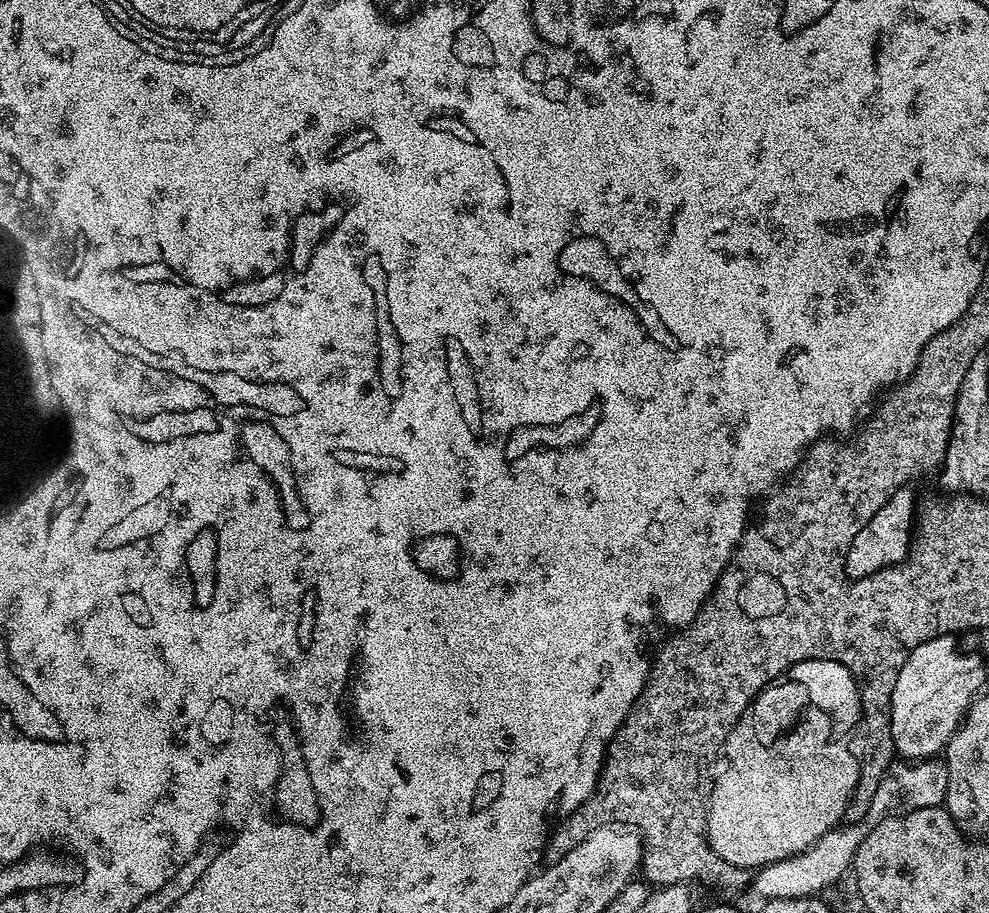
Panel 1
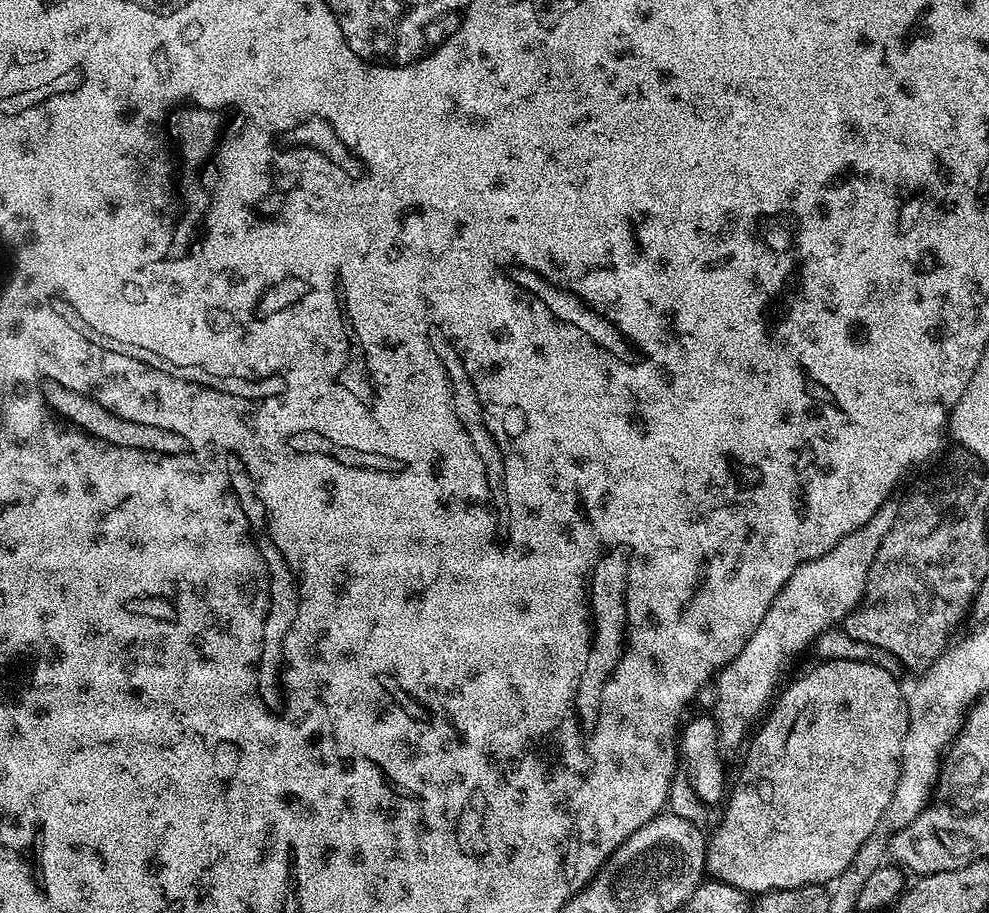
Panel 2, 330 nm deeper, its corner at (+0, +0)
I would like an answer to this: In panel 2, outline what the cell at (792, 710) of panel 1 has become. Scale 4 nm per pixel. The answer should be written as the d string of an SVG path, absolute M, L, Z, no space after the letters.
M825 660L817 663L817 668L810 669L805 676L798 677L784 693L781 691L775 697L770 711L763 717L762 723L751 737L752 745L751 740L747 745L748 757L740 768L736 785L733 788L731 785L727 793L726 803L723 805L724 817L721 818L720 825L713 830L712 836L710 832L707 837L704 867L711 879L720 880L723 884L734 886L746 894L763 894L776 892L780 888L801 888L807 884L827 885L835 876L842 874L842 870L846 870L850 862L854 862L854 854L858 854L862 842L866 842L866 838L874 834L882 814L886 814L886 806L890 806L890 798L894 798L894 786L898 786L900 773L902 742L906 742L908 729L905 689L900 689L899 682L882 665L876 663L872 660Z

